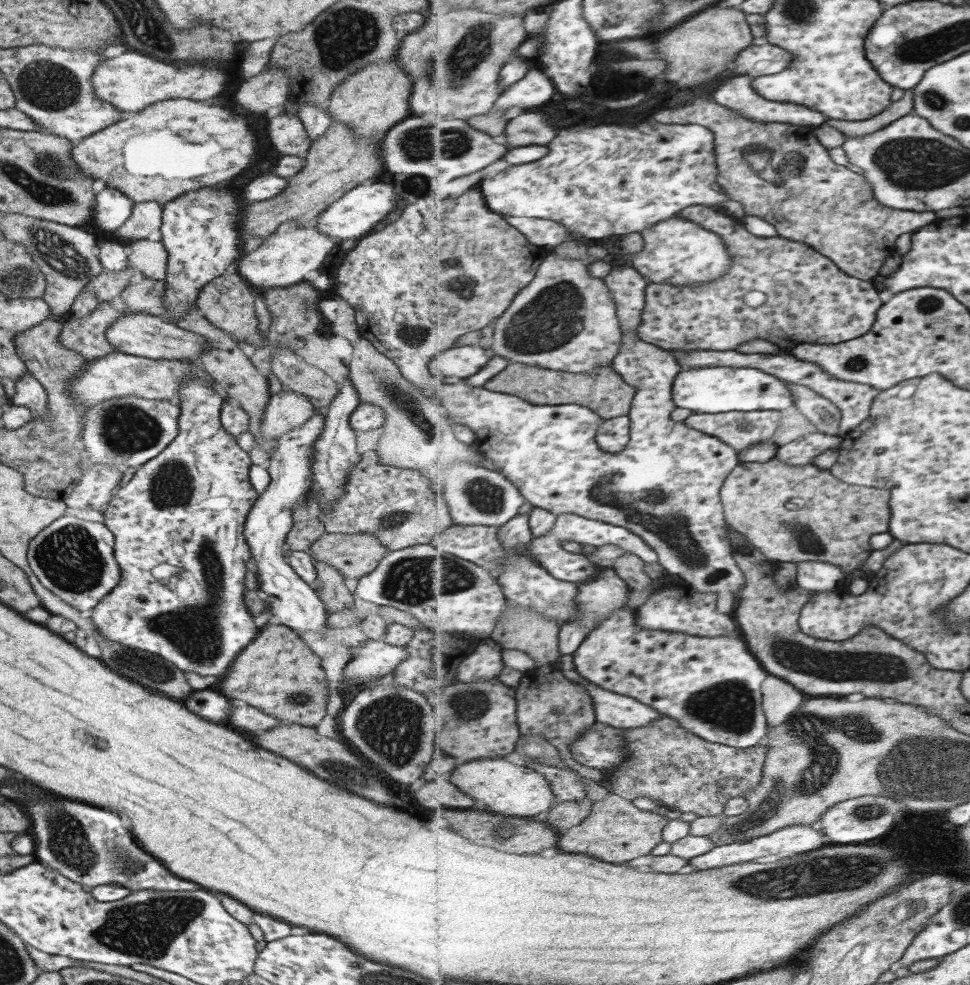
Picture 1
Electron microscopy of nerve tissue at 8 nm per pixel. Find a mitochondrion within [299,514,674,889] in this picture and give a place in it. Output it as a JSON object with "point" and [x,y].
{"point":[389,729]}

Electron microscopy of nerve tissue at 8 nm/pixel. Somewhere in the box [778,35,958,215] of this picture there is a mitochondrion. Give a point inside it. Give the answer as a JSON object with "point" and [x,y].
{"point":[934,99]}

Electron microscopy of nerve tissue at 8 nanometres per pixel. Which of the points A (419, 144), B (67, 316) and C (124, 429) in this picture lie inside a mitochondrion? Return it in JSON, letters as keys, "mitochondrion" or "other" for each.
{"A":"mitochondrion","B":"other","C":"mitochondrion"}

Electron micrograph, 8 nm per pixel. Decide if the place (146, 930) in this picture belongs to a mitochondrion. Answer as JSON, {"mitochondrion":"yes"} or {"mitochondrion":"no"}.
{"mitochondrion":"yes"}

